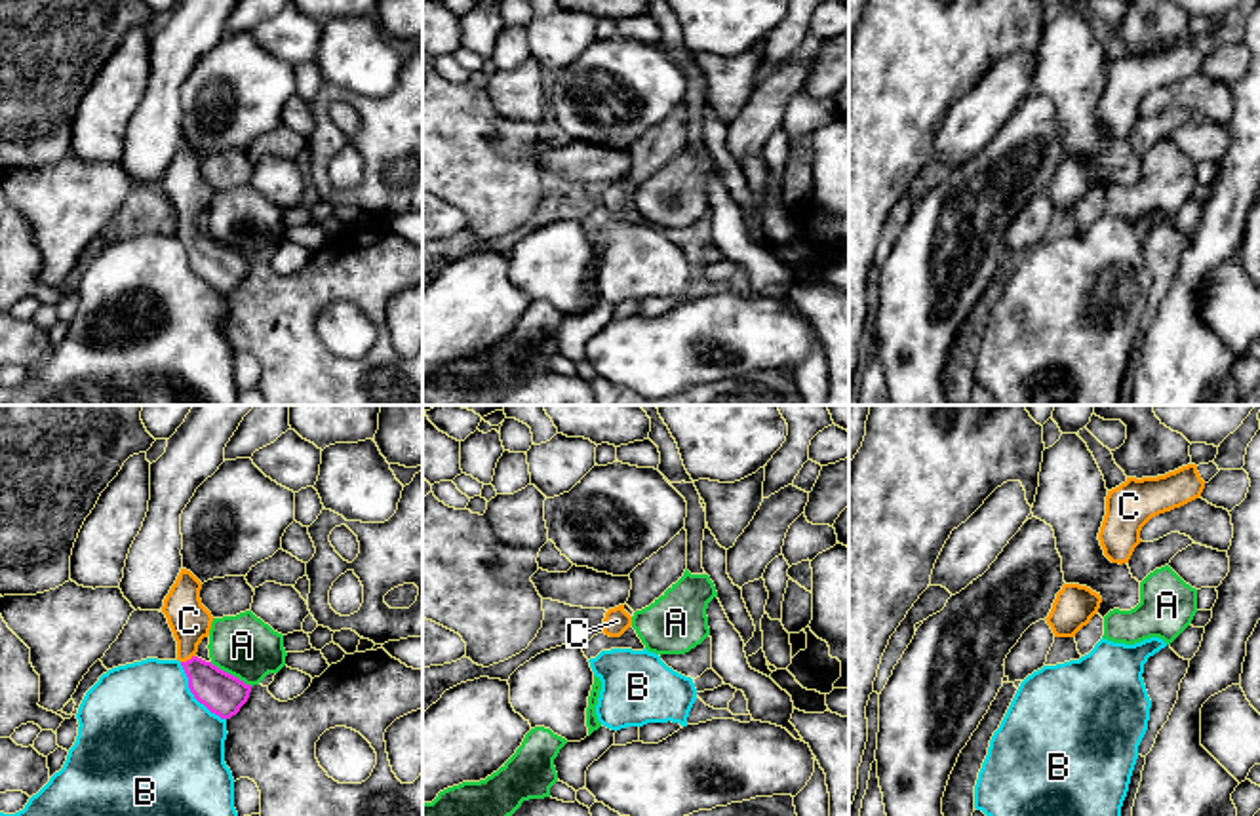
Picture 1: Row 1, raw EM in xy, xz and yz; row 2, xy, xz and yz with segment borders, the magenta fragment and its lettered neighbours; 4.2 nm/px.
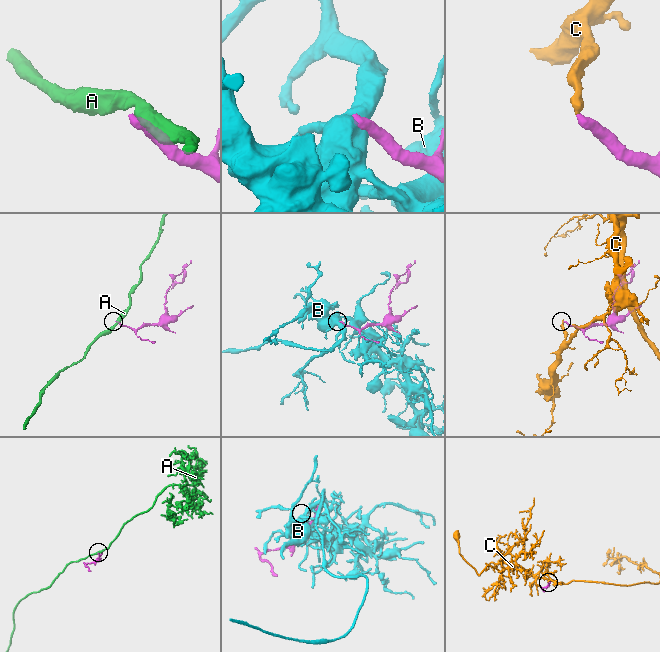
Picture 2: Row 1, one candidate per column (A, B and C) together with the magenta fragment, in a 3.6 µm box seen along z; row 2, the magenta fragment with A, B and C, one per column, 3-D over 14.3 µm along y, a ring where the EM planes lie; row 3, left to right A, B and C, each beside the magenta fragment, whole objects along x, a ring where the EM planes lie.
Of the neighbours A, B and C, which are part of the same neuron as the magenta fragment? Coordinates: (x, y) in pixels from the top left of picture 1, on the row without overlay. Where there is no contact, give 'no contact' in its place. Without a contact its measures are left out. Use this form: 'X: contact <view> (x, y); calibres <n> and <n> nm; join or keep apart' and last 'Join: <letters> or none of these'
A: contact xy (229, 248); calibres 180 and 260 nm; keep apart
B: contact xy (193, 267); calibres 180 and 500 nm; keep apart
C: contact xy (187, 234); calibres 180 and 170 nm; join
Join: C

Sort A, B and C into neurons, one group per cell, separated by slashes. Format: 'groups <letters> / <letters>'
groups A / B / C

